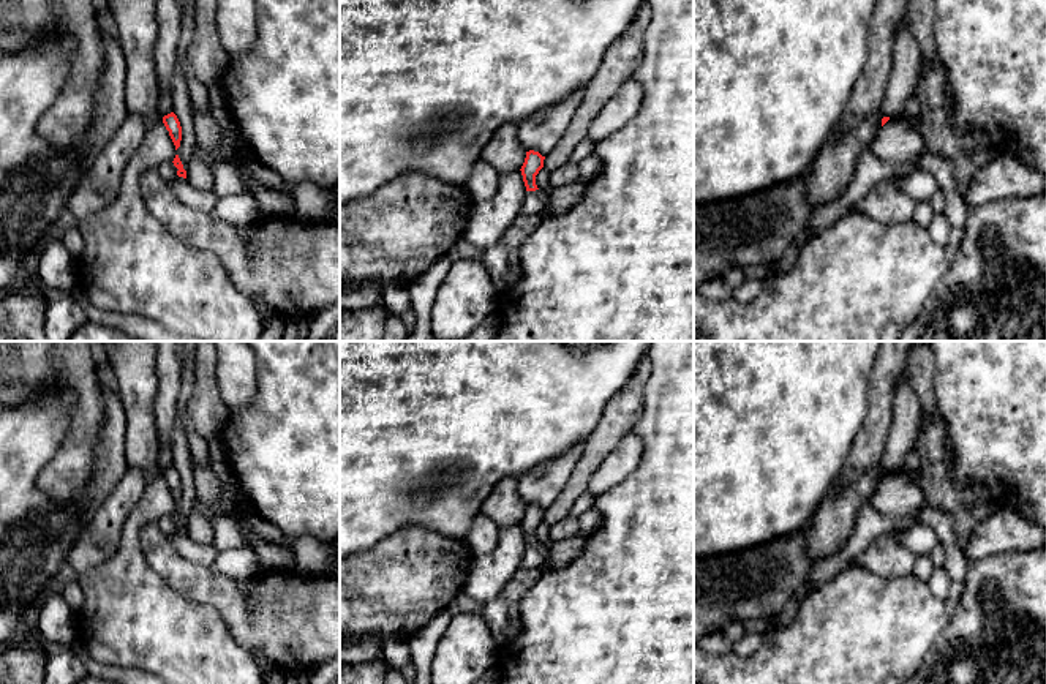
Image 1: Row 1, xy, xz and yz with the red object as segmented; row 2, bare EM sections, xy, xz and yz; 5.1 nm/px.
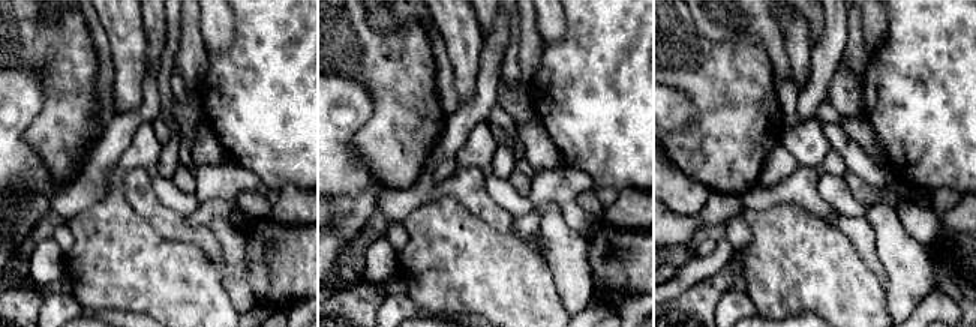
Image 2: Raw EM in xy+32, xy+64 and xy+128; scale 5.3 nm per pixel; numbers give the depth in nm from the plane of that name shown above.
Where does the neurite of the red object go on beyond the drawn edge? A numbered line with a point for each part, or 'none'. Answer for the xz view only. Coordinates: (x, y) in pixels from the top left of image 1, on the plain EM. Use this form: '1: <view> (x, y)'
1: xz (536, 556)

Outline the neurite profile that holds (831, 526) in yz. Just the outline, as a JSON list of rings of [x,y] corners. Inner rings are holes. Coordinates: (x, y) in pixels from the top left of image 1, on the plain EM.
[[[874,466],[844,488],[837,488],[833,482],[806,528],[806,550],[812,559],[822,561],[845,548],[858,510],[872,501],[883,471],[882,466]]]

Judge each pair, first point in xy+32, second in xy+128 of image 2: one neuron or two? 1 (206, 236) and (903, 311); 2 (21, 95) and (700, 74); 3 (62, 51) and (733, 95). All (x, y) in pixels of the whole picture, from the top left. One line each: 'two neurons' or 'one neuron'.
1: two neurons
2: two neurons
3: one neuron

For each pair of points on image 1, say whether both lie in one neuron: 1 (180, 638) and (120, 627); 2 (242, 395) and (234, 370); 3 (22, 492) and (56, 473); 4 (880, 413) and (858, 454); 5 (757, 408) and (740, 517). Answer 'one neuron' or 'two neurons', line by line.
1: one neuron
2: one neuron
3: two neurons
4: one neuron
5: one neuron

